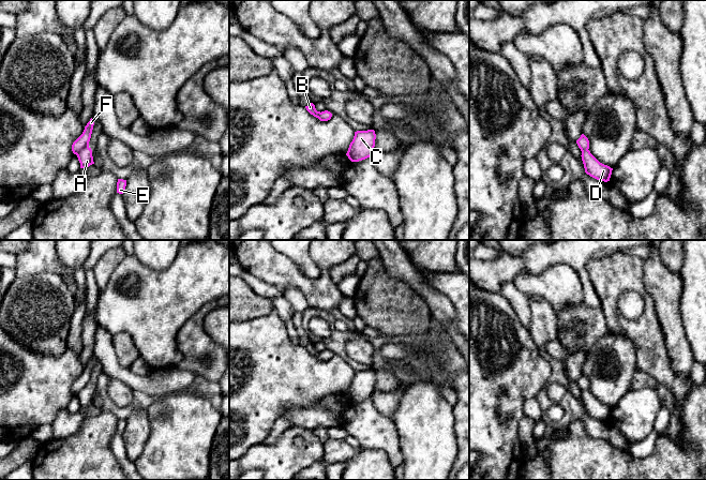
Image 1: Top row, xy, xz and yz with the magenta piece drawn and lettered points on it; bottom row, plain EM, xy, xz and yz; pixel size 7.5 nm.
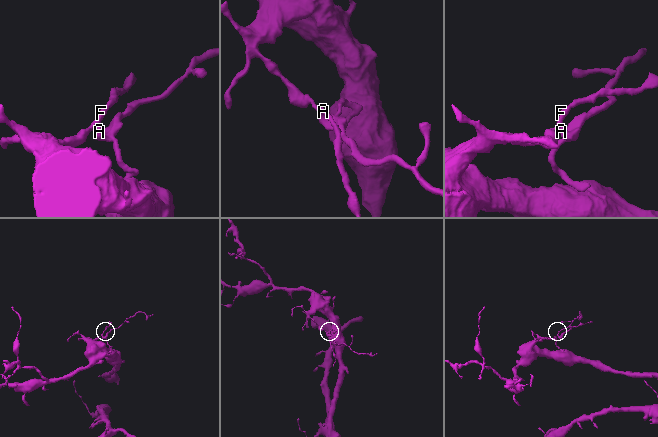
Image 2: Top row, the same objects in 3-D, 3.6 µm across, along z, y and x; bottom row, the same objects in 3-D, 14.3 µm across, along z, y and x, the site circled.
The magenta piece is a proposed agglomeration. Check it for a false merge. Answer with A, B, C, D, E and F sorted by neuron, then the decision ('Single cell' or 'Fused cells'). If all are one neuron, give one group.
Groups: A C D E / B F. Fused cells

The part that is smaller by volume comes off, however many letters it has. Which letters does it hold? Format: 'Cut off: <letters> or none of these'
Cut off: A, C, D, E

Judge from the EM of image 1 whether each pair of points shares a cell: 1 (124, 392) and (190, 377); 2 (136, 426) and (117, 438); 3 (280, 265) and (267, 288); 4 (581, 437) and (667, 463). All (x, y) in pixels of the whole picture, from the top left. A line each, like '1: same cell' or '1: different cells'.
1: different cells
2: different cells
3: different cells
4: same cell

